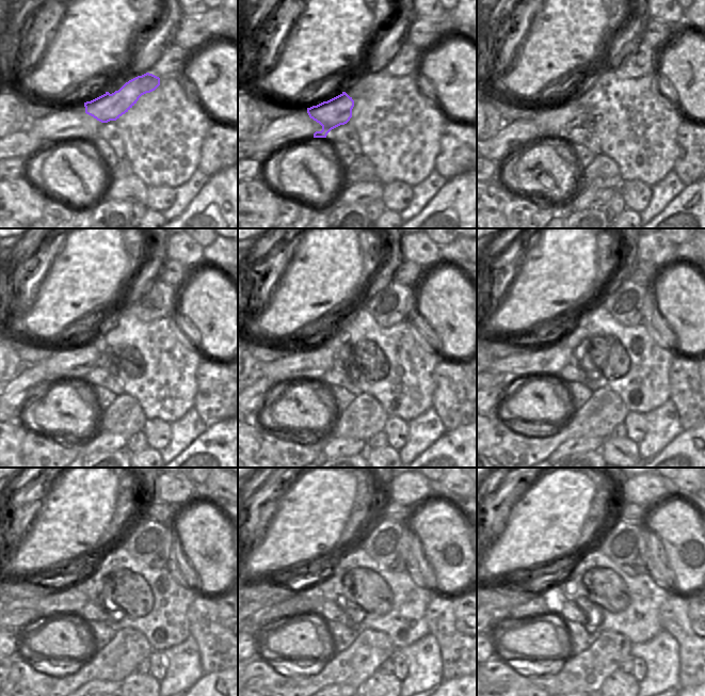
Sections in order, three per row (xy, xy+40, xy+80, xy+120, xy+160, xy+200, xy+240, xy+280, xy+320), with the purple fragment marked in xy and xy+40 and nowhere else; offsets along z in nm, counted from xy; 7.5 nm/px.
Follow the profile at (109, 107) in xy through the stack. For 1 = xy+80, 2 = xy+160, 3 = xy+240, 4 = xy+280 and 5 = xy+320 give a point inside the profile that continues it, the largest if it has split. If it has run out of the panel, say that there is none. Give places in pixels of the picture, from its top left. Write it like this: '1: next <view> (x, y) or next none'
1: next xy+80 (554, 123)
2: next xy+160 (311, 362)
3: next xy+240 (20, 613)
4: next xy+280 (259, 614)
5: next xy+320 (531, 608)

